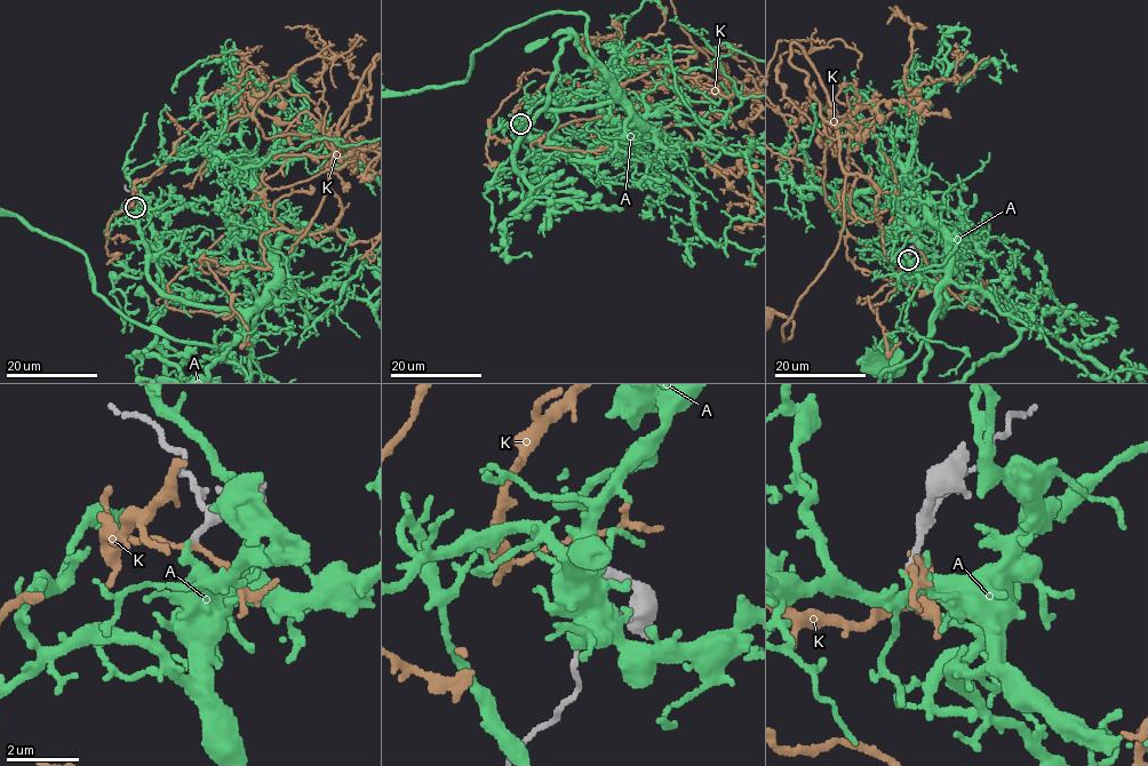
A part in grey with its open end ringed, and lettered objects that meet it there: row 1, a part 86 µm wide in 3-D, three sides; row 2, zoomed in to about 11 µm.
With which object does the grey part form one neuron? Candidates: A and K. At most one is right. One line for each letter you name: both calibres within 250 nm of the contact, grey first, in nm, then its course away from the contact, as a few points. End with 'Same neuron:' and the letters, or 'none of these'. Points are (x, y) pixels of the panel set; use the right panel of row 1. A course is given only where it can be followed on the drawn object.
A: calibres 170 and 240 nm
Same neuron: A

